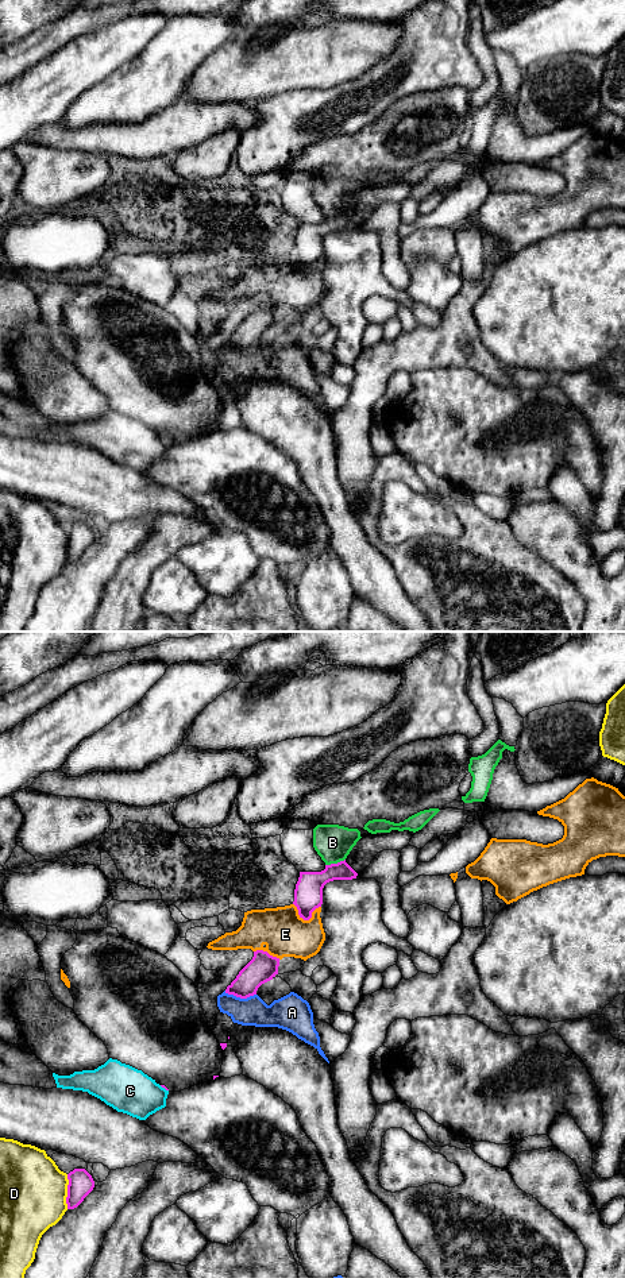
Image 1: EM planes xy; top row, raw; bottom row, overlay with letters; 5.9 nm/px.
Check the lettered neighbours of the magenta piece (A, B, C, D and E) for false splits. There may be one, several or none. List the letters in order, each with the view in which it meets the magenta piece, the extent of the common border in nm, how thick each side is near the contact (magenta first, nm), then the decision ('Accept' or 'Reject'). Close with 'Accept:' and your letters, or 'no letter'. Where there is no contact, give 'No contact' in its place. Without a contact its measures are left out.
A: Touches magenta in xy. Shared border 190 nm. Thickness 170 nm (magenta) against 180 nm. Reject
B: Touches magenta in xy. Shared border 130 nm. Thickness 180 nm (magenta) against 220 nm. Reject
C: Touches magenta in xy. Shared border 70 nm. Thickness 20 nm (magenta) against 280 nm. Reject
D: Touches magenta in xy. Shared border 200 nm. Thickness 150 nm (magenta) against 400 nm. Reject
E: Touches magenta in xy. Shared border 170 nm. Thickness 180 nm (magenta) against 280 nm. Reject
Accept: no letter

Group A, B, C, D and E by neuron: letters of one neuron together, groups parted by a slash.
A / B / C / D / E

